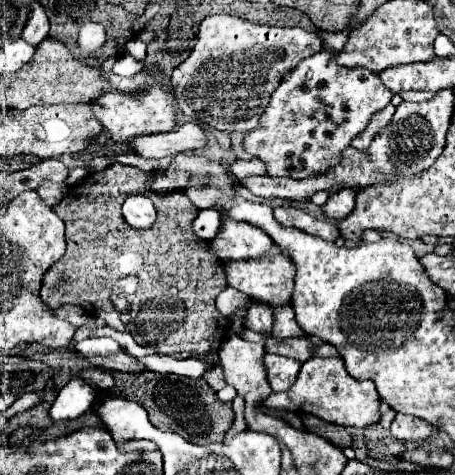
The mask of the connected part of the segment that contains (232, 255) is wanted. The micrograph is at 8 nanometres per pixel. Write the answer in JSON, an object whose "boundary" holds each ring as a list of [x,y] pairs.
{"boundary":[[[226,214],[220,234],[210,242],[214,254],[222,262],[234,260],[258,260],[264,258],[274,248],[272,238],[264,234],[256,226],[248,226],[246,222],[232,222]]]}

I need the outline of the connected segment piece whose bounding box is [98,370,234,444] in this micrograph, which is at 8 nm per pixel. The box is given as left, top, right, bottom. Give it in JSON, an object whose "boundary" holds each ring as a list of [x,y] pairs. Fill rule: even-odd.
{"boundary":[[[110,372],[114,376],[114,386],[110,390],[98,392],[104,398],[120,396],[124,400],[138,402],[140,406],[146,408],[148,418],[154,426],[166,432],[176,432],[184,436],[186,440],[194,444],[210,444],[210,442],[222,442],[224,432],[232,426],[234,422],[234,410],[232,402],[220,402],[216,398],[216,392],[202,380],[202,378],[186,378],[186,376],[176,376],[176,384],[168,382],[166,376],[154,374],[154,372],[140,372],[140,374],[128,374],[128,372]],[[168,388],[176,394],[174,398],[168,396]]]}

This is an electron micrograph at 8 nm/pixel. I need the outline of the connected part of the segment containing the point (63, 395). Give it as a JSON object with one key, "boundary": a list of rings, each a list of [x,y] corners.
{"boundary":[[[74,380],[58,392],[58,396],[50,408],[50,418],[54,422],[78,418],[92,406],[92,402],[94,402],[92,386],[88,386],[84,380]]]}

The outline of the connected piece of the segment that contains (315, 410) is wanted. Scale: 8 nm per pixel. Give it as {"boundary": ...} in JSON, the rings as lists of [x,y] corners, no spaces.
{"boundary":[[[312,358],[302,364],[296,382],[286,392],[272,392],[264,400],[266,408],[290,410],[314,414],[326,422],[340,426],[370,426],[380,420],[380,396],[372,380],[354,380],[344,370],[344,362],[338,358]]]}

